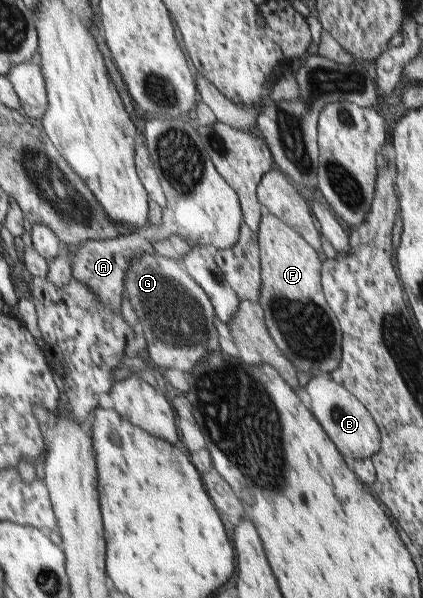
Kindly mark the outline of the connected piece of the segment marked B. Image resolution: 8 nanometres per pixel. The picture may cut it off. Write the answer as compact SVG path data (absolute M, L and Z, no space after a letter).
M328 374L310 378L305 388L310 397L312 413L315 414L324 431L328 431L328 437L332 437L336 445L340 445L340 453L344 453L350 459L368 459L370 455L379 451L380 436L376 424L362 403L348 390L328 379Z

